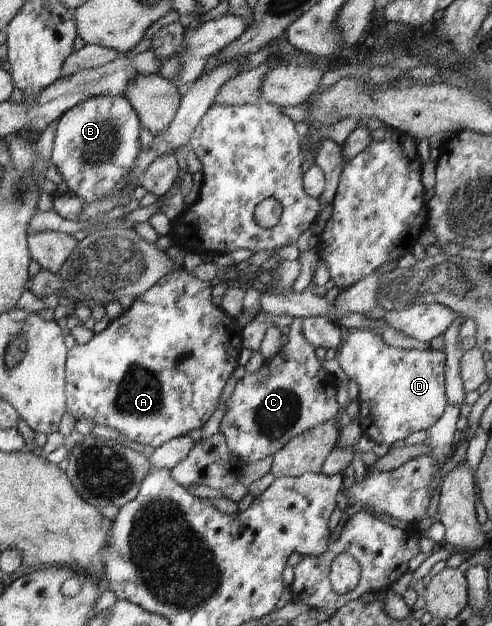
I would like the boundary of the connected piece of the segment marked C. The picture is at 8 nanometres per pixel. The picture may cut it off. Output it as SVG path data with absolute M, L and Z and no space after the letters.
M293 318L291 326L286 328L287 344L281 347L273 359L265 360L258 371L253 374L246 373L242 379L237 380L233 394L225 403L225 414L219 426L219 433L225 437L229 452L245 465L272 457L292 438L323 422L334 420L339 412L340 407L336 398L338 378L321 366L315 355L316 348L303 336L302 322L303 318Z

